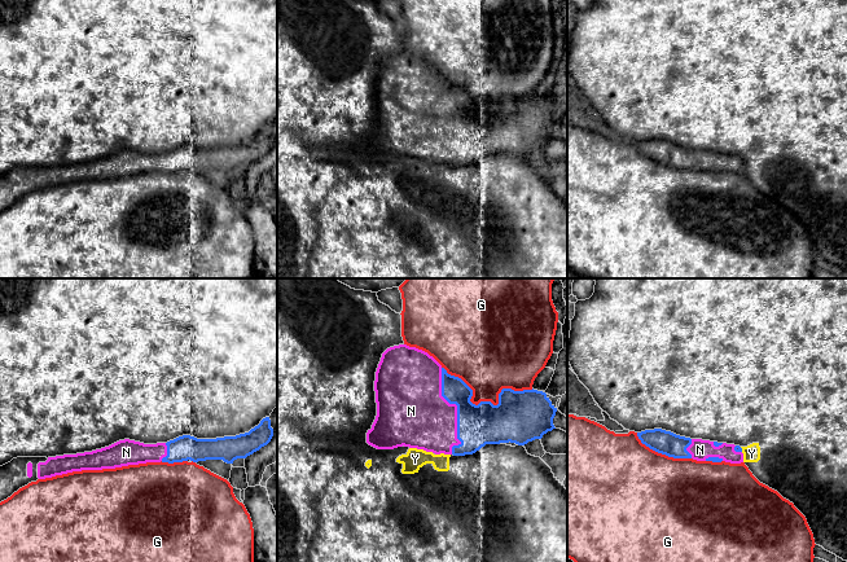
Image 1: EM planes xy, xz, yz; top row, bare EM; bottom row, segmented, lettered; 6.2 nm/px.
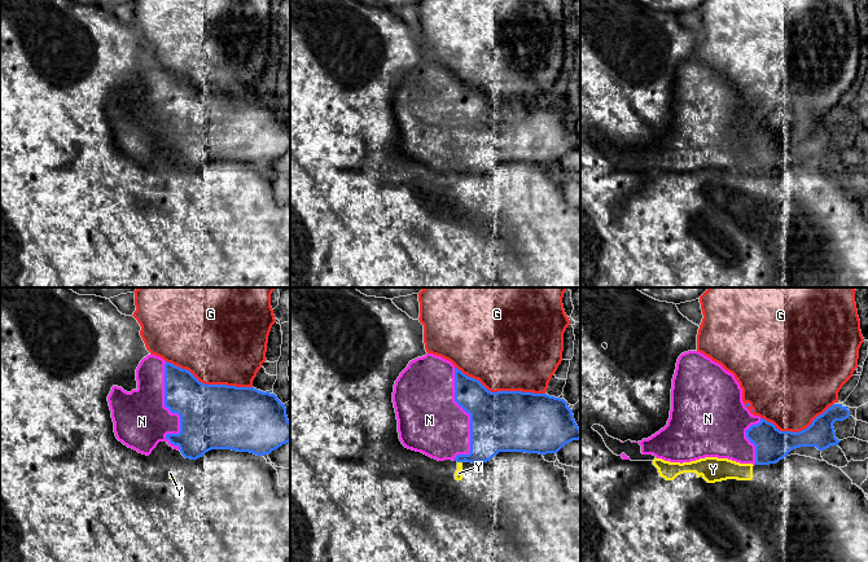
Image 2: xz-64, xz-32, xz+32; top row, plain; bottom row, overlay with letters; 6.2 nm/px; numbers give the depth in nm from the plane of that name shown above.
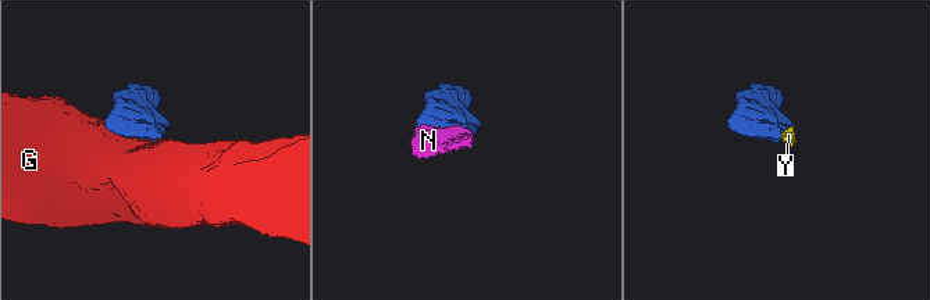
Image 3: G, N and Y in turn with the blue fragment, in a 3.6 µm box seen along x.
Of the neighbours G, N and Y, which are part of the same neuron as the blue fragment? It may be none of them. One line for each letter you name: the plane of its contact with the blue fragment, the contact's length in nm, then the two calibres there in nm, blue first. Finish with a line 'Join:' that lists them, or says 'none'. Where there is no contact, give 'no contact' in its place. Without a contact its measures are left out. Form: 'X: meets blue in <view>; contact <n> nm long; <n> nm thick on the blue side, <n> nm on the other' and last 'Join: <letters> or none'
N: meets blue in xz; contact 550 nm long; 260 nm thick on the blue side, 380 nm on the other
Join: N

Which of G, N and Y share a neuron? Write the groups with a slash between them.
G / N / Y

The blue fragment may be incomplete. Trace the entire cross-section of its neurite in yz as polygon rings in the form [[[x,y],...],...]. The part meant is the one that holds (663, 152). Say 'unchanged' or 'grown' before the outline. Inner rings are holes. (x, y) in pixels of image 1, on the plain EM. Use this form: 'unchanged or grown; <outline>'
grown; [[[662,139],[637,142],[642,154],[650,159],[673,168],[693,168],[712,172],[743,172],[740,155],[702,149],[690,149]]]

